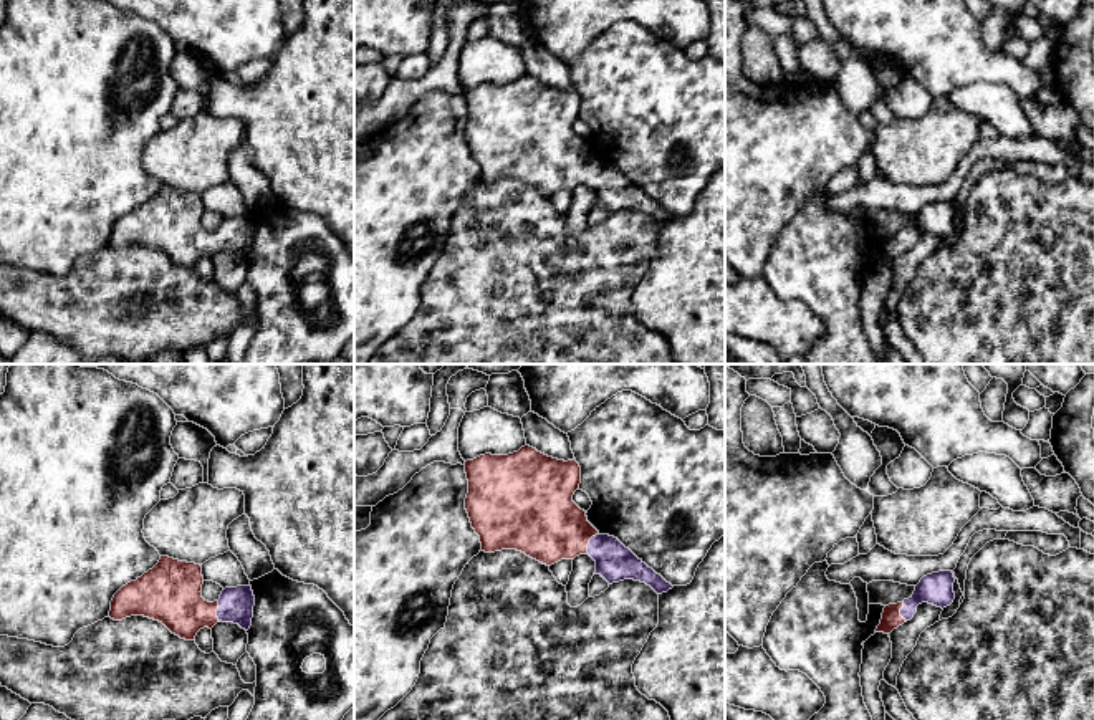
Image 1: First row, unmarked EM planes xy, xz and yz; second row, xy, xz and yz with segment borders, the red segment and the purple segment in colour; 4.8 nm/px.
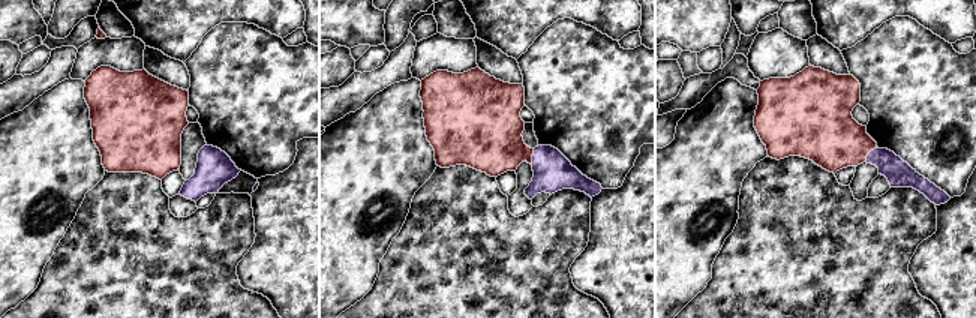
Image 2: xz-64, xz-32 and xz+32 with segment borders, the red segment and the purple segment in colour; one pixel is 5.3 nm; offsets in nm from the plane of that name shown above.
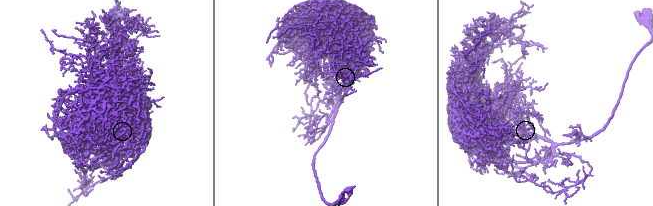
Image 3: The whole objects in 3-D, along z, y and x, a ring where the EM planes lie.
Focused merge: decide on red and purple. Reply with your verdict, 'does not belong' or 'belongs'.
belongs

